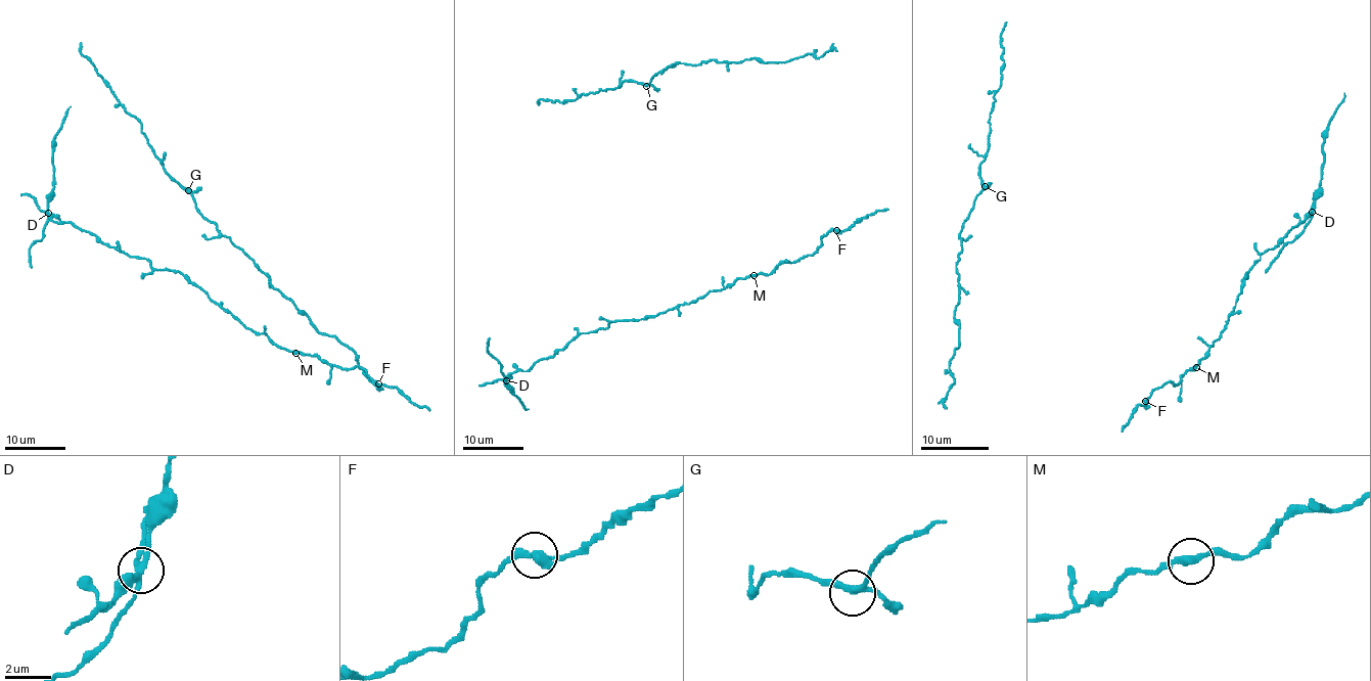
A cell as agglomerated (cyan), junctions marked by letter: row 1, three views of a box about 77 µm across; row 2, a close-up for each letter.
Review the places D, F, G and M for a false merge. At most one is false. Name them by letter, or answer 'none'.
D

